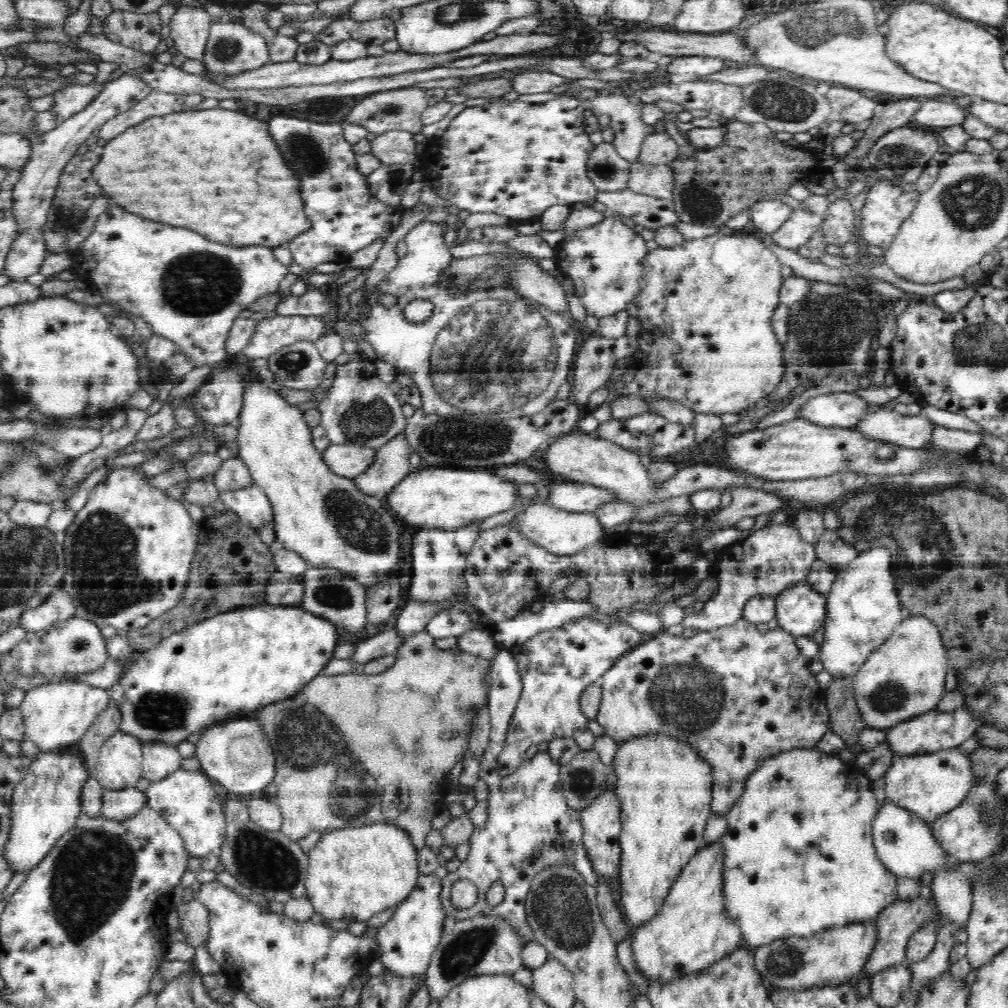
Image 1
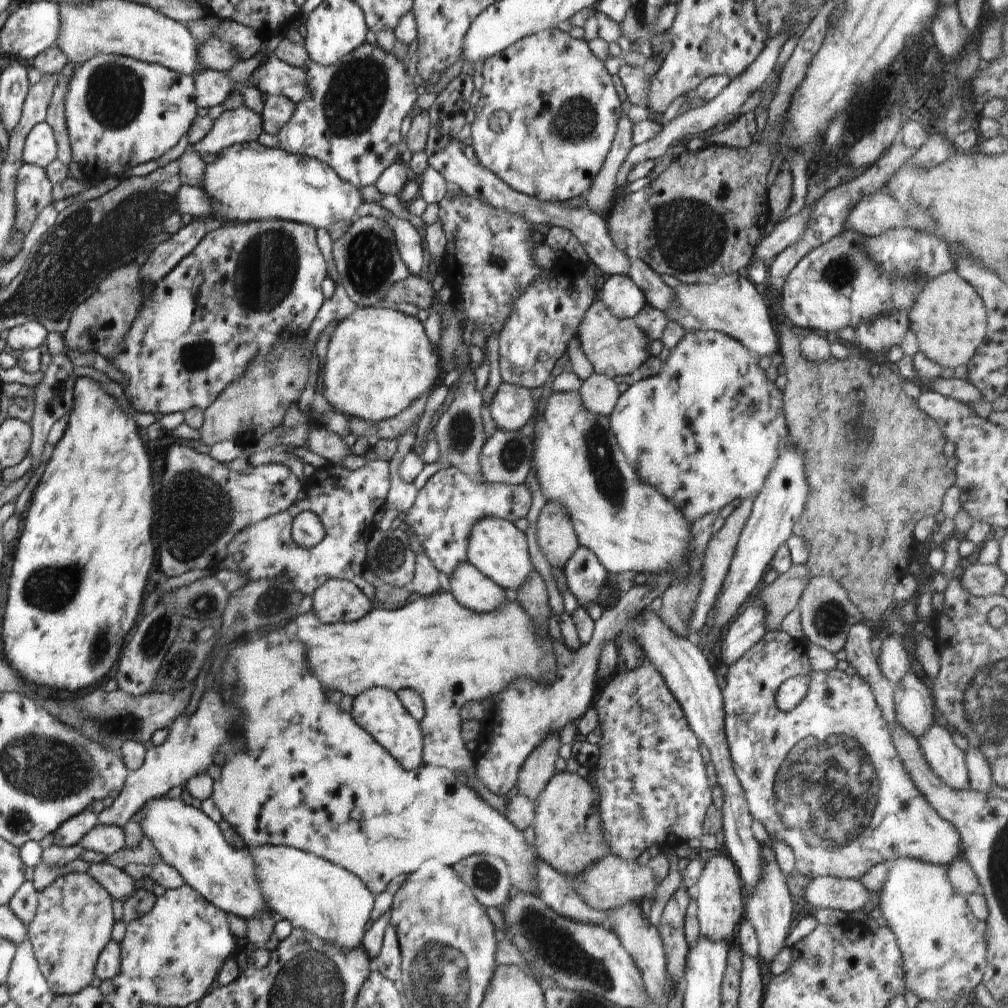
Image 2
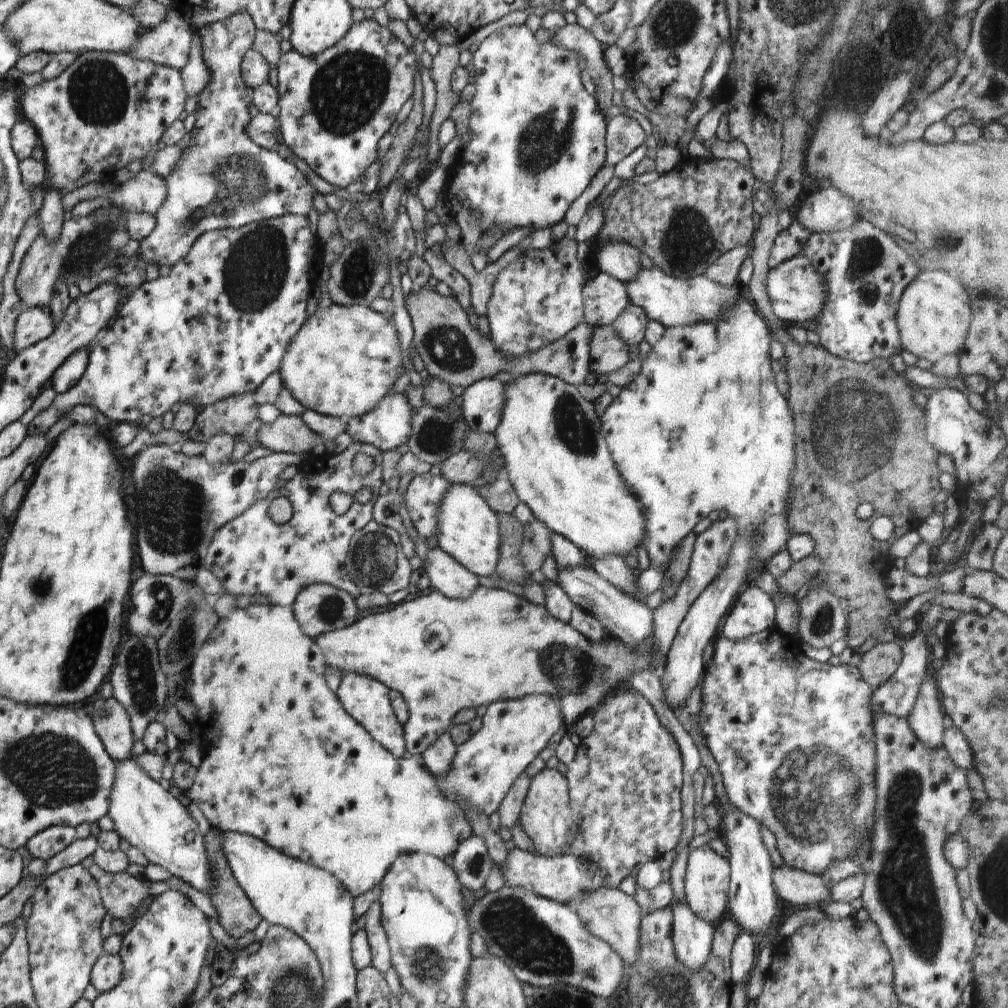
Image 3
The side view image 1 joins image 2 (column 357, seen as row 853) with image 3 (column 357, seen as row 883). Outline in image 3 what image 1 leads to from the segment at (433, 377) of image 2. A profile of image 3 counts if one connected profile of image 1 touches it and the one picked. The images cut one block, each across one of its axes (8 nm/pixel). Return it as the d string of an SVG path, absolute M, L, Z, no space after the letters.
M332 303L326 308L318 308L302 324L298 334L288 344L288 352L280 362L278 373L282 378L282 387L288 388L304 408L315 410L318 414L349 419L364 416L374 406L378 406L378 402L388 394L403 369L398 330L394 322L369 306L348 307Z

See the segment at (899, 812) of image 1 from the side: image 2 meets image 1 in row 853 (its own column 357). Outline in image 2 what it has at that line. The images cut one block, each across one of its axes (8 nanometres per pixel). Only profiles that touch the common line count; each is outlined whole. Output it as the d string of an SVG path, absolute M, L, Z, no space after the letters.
M275 845L246 850L255 861L257 878L261 882L262 893L270 913L277 919L285 919L293 927L313 933L321 940L336 944L345 951L354 949L363 942L376 894L372 893L358 876L324 858L293 847Z

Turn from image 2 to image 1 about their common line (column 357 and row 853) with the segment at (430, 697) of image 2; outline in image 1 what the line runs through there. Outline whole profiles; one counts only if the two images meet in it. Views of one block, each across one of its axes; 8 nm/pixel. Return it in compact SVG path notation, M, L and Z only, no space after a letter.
M648 734L617 745L613 770L618 777L615 790L621 810L620 904L630 927L636 928L660 910L684 866L703 846L704 829L711 816L713 772L698 751L668 735Z

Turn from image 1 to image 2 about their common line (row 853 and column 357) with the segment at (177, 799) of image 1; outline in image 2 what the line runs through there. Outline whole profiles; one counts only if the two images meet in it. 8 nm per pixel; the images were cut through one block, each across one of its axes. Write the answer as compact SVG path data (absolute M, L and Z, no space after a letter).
M258 141L230 146L228 149L225 149L222 153L218 154L218 157L218 160L216 160L213 164L207 165L207 168L204 172L203 184L200 186L205 190L205 192L211 197L211 200L213 201L213 210L211 211L211 214L208 217L200 217L201 219L205 220L205 223L209 219L218 219L222 222L222 224L228 224L228 222L248 223L251 221L265 219L281 219L306 224L309 225L312 229L316 230L320 228L328 229L331 225L341 221L350 222L350 220L356 220L358 218L357 209L365 202L361 192L362 189L355 188L352 184L341 180L340 176L338 176L338 174L328 164L322 163L320 160L312 159L311 157L305 158L304 156L292 155L279 148L266 148L262 146L262 144L259 144Z

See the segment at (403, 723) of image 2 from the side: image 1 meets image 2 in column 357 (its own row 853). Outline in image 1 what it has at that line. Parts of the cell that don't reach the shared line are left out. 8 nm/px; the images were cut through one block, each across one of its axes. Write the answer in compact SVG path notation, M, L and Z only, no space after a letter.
M721 840L702 846L698 853L684 866L675 883L668 891L660 910L640 927L632 928L631 947L638 972L646 980L670 982L686 974L706 972L716 960L726 959L732 950L743 945L740 929L725 915L723 895L724 847Z

